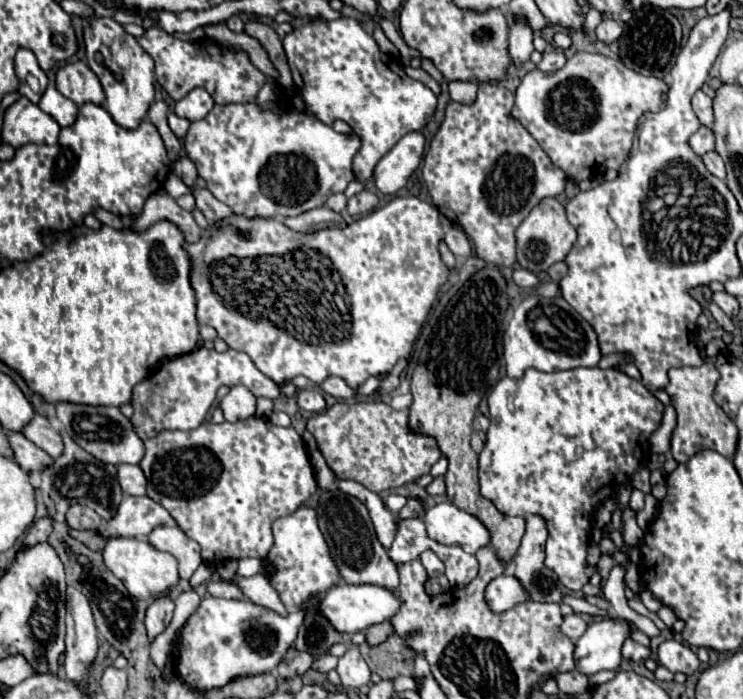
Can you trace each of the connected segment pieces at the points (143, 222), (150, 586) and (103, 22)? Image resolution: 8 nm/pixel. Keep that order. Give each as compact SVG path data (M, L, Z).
M152 194L142 210L142 216L134 222L136 230L144 230L150 224L158 220L170 220L174 222L186 236L186 242L196 242L202 236L202 230L198 228L192 212L186 212L176 204L176 200L168 194Z
M110 538L106 542L106 548L102 550L104 554L104 564L112 570L116 578L124 582L128 592L132 596L148 600L158 596L160 592L174 588L178 584L178 564L176 558L168 552L156 550L150 542L138 540L138 538Z
M114 18L88 20L84 24L82 40L88 66L98 76L106 94L104 108L122 128L136 128L154 102L154 60Z

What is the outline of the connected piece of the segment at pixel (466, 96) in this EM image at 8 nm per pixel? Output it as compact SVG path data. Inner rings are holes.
M448 82L450 98L460 104L470 104L472 100L476 100L476 90L478 90L476 82Z

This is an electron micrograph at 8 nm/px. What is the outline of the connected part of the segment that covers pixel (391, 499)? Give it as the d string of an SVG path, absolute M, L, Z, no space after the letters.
M396 493L390 494L385 499L386 508L390 510L393 514L398 514L398 512L405 506L407 499Z

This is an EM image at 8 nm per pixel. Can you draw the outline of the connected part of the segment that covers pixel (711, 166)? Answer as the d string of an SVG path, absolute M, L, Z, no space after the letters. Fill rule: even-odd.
M716 152L704 154L704 156L702 156L702 162L704 162L704 166L706 166L706 170L708 170L710 174L714 174L714 176L720 178L720 180L726 180L726 168L724 168L724 162L720 160L720 156L718 156Z

